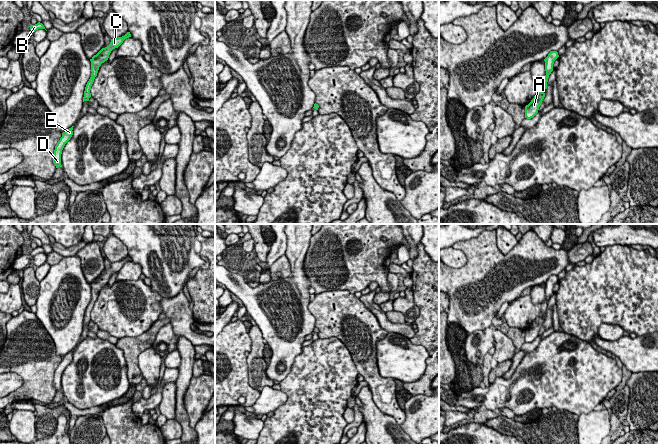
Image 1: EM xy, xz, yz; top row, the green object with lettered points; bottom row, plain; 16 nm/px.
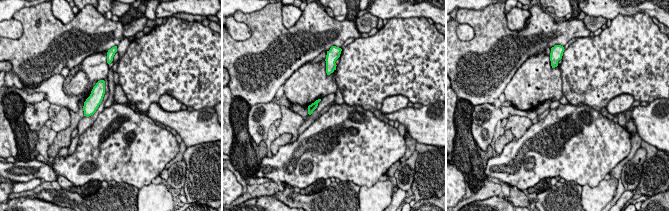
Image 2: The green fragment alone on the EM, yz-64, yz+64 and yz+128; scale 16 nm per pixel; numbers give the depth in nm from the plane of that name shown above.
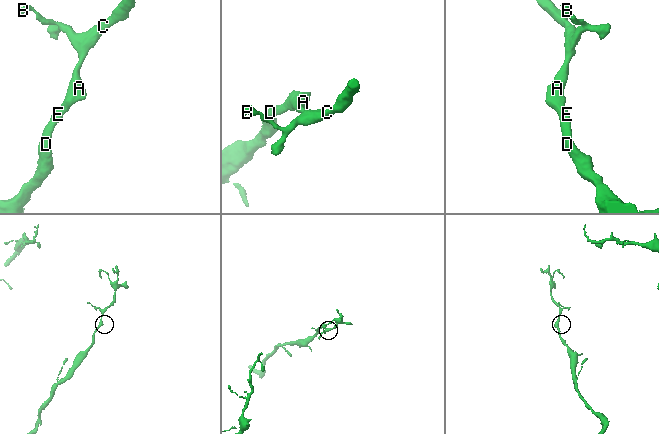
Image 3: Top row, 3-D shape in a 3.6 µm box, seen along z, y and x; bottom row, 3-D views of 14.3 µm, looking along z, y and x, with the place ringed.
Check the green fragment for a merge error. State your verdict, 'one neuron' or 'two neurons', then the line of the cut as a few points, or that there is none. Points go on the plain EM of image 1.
one neuron; cut none

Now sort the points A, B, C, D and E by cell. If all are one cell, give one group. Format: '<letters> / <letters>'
A B C D E

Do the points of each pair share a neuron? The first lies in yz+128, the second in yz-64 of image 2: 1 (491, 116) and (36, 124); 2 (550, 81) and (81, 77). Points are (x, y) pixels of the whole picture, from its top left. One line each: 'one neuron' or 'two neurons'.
1: one neuron
2: one neuron

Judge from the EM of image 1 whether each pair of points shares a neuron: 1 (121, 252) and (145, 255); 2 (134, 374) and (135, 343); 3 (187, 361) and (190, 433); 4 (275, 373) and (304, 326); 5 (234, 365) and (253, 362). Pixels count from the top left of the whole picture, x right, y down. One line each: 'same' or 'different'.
1: different
2: same
3: same
4: same
5: different

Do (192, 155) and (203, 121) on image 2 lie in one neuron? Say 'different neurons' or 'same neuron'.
different neurons

